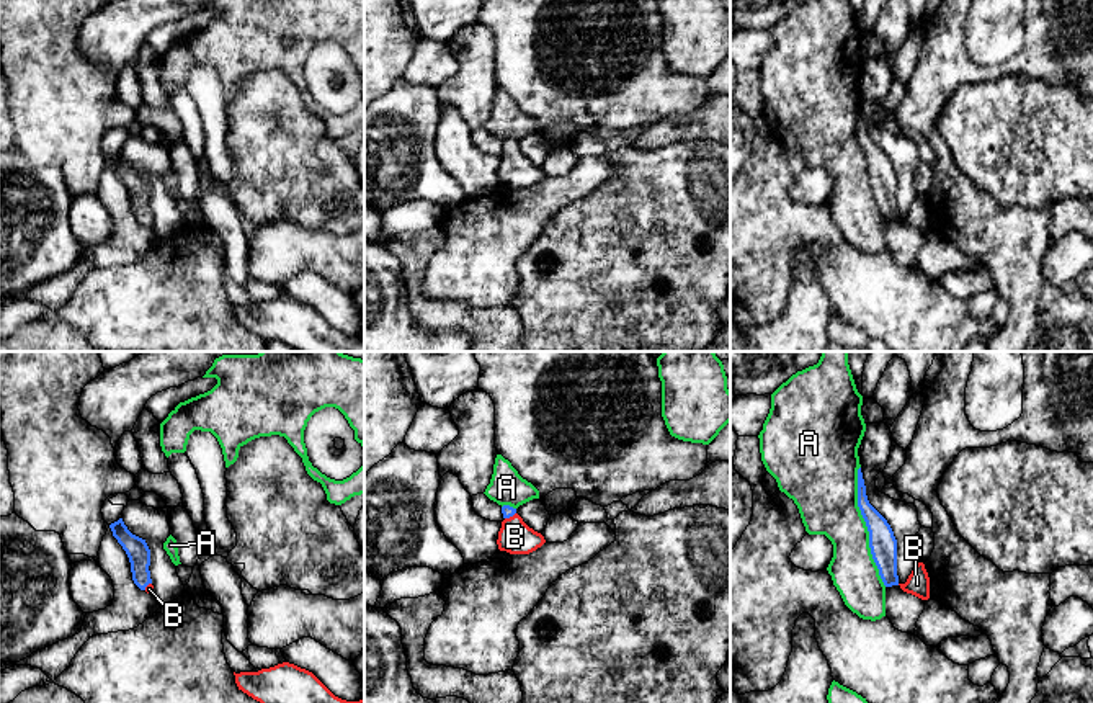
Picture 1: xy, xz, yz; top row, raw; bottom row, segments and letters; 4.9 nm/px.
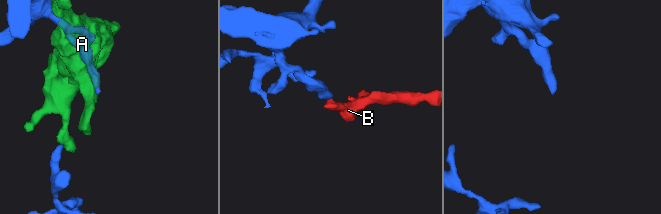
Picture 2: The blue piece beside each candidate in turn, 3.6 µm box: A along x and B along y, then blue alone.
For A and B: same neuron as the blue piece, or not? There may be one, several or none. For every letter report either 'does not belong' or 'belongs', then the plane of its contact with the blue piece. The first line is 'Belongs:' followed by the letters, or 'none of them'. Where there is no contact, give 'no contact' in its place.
Belongs: B
A: does not belong; contact in yz
B: belongs; contact in xz

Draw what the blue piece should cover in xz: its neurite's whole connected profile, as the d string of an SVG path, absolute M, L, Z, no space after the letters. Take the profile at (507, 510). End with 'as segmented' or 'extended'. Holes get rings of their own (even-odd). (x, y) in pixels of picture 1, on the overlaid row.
M510 505L502 507L503 522L498 531L498 549L510 554L529 554L541 548L546 540L541 533L529 528Z; extended

